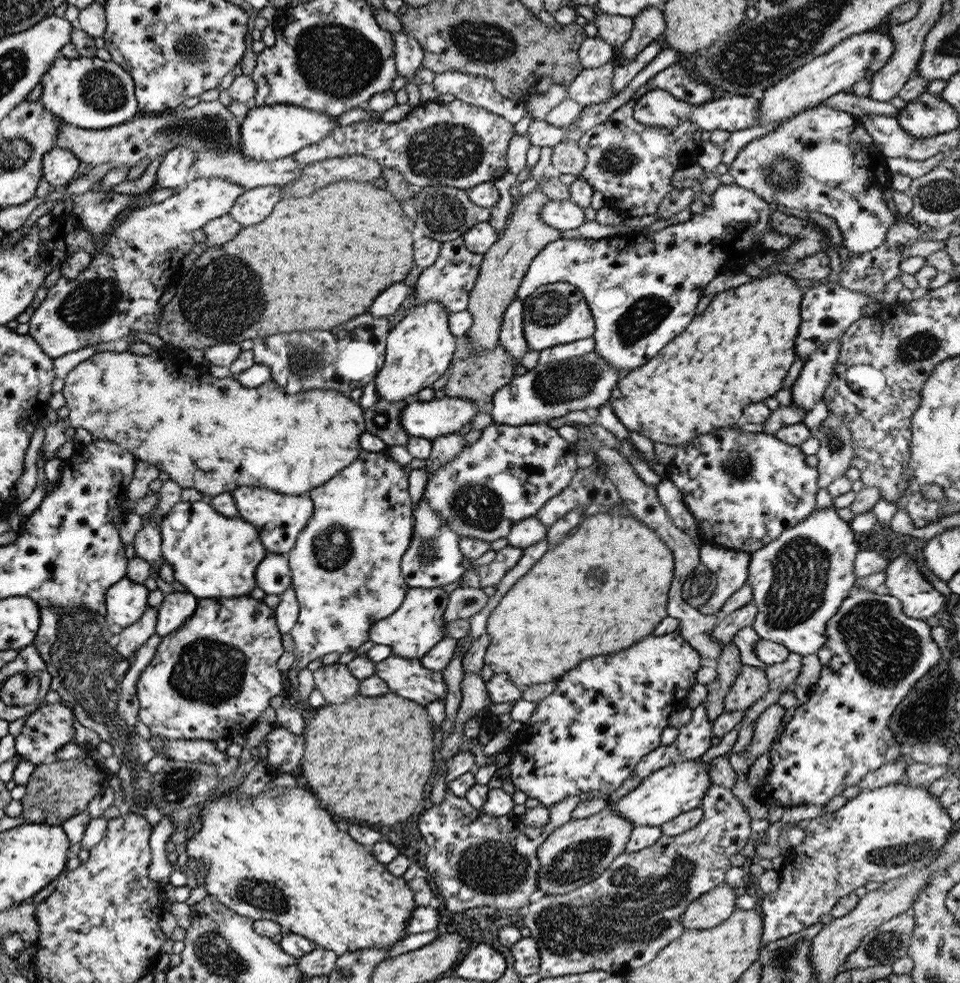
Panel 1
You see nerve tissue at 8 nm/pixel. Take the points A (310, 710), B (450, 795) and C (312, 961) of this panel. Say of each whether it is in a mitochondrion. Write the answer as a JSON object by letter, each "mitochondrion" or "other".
{"A":"other","B":"other","C":"other"}

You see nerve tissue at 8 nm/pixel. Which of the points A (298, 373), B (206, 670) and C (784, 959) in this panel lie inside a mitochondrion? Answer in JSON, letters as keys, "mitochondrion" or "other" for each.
{"A":"mitochondrion","B":"mitochondrion","C":"mitochondrion"}

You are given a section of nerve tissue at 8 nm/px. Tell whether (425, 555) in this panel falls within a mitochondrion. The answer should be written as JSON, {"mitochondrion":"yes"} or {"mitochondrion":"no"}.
{"mitochondrion":"yes"}

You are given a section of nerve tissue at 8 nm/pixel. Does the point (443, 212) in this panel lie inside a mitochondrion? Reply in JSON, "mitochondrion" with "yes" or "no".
{"mitochondrion":"yes"}

